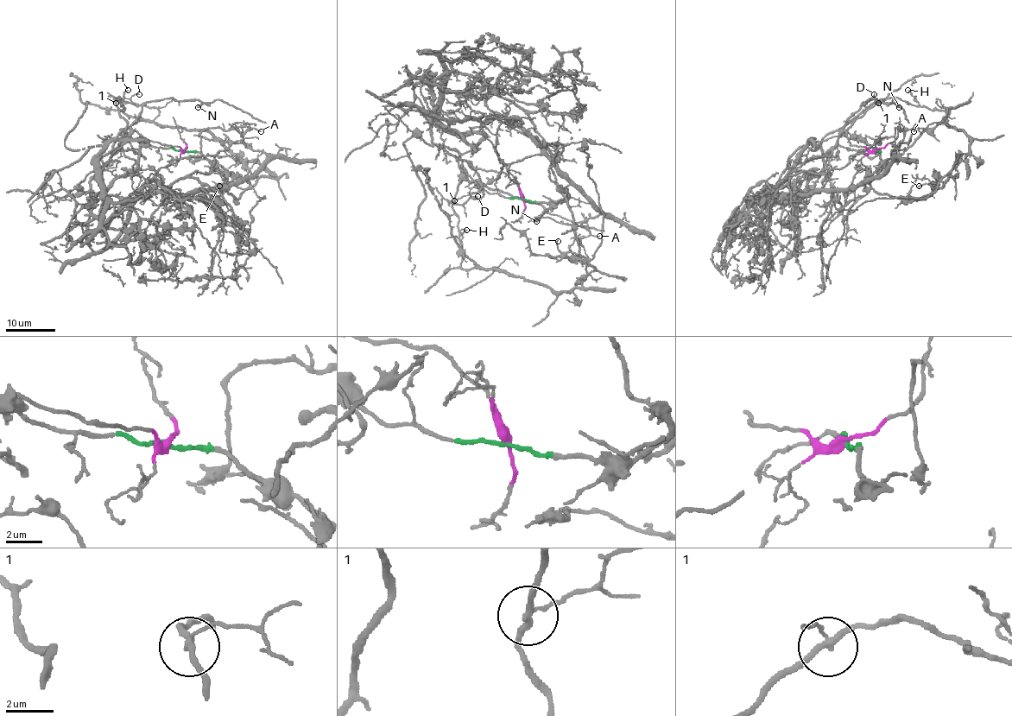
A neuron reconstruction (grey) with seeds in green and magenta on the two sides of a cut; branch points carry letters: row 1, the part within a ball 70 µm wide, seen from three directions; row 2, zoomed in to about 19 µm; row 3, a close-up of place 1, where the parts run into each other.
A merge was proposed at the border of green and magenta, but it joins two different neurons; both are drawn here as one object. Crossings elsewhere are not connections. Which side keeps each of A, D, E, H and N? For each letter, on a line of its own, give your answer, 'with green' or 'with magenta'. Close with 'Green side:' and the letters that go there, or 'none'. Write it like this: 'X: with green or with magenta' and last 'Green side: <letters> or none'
A: with green
D: with magenta
E: with green
H: with green
N: with magenta
Green side: A, E, H

